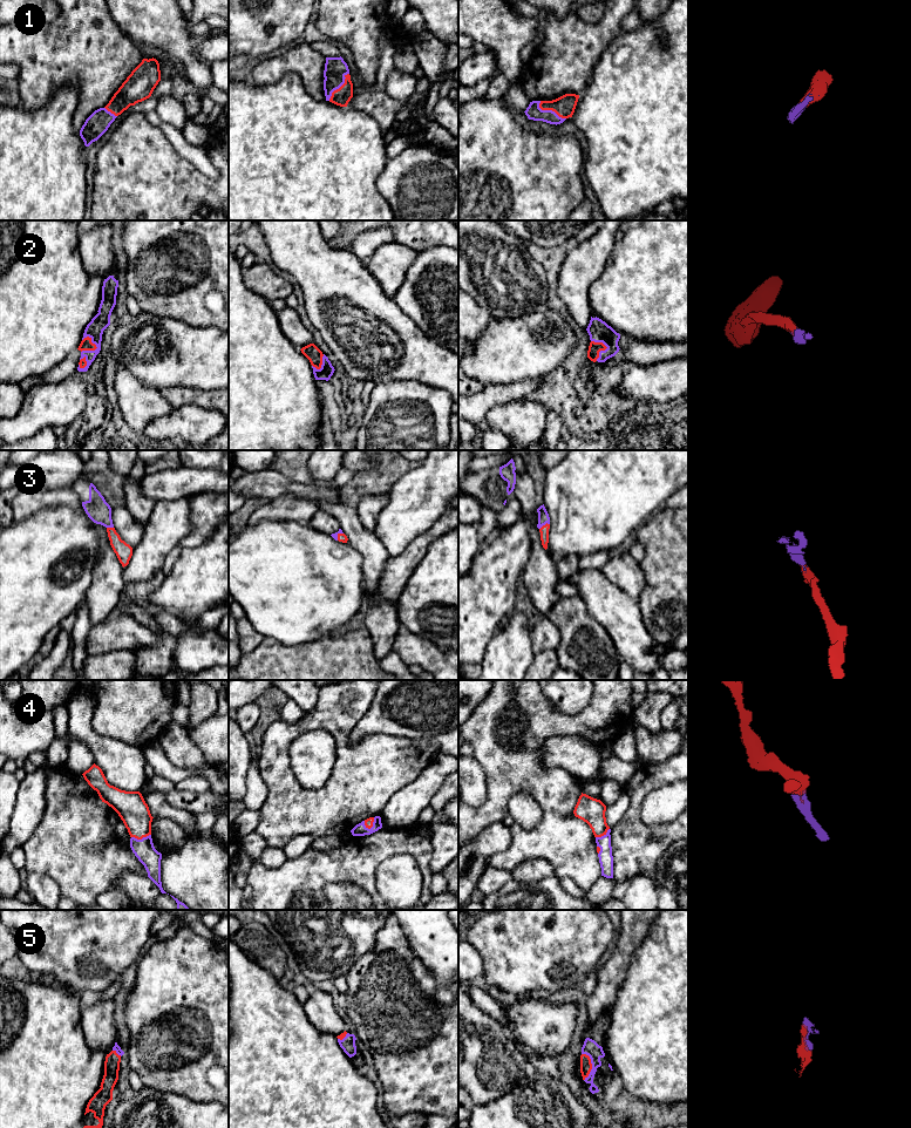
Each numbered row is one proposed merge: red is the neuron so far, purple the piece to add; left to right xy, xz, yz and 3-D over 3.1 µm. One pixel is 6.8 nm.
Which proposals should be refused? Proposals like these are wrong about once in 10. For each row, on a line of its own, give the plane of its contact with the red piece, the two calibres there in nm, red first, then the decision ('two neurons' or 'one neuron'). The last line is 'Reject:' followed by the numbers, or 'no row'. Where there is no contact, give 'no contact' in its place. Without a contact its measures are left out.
1: contact in yz; calibres 150 and 100 nm; one neuron
2: contact in xy; calibres 80 and 120 nm; one neuron
3: contact in yz; calibres 60 and 80 nm; one neuron
4: contact in xz; calibres 60 and 90 nm; one neuron
5: contact in yz; calibres 80 and 110 nm; one neuron
Reject: no row

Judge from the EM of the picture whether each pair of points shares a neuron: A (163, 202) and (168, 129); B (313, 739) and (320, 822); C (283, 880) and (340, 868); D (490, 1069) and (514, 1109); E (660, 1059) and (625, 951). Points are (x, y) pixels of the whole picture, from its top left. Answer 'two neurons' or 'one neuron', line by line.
A: two neurons
B: two neurons
C: one neuron
D: two neurons
E: two neurons

